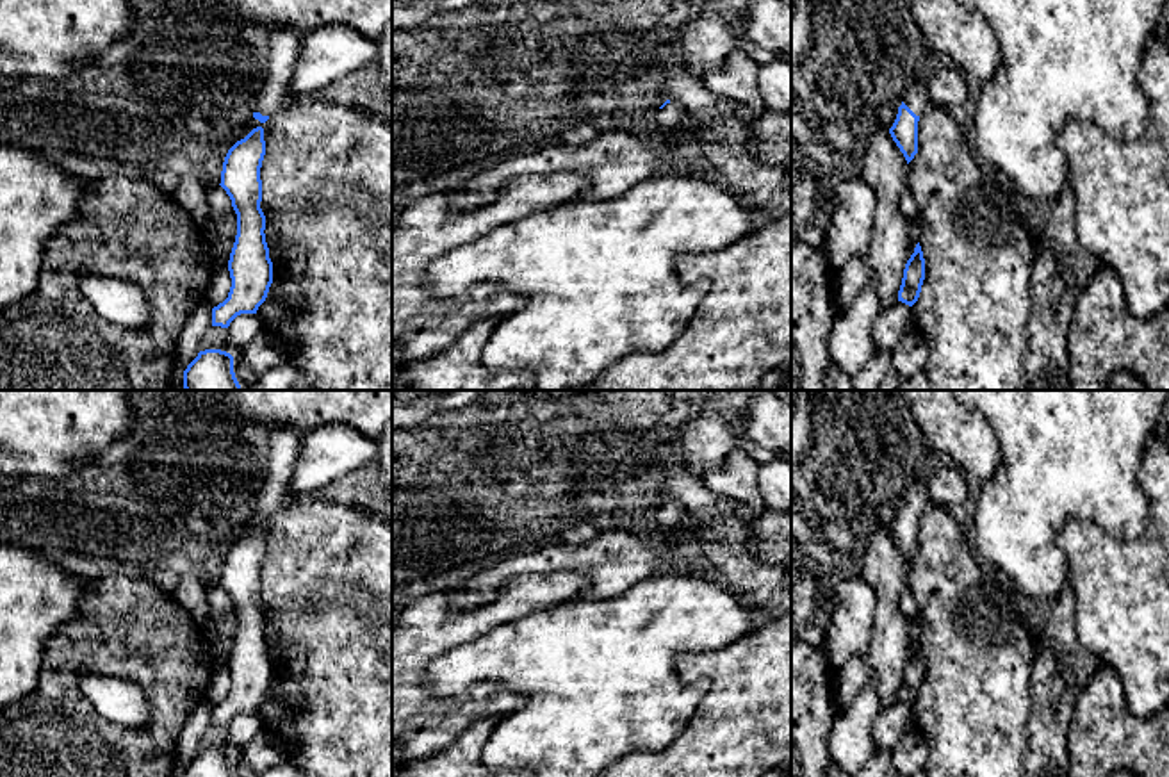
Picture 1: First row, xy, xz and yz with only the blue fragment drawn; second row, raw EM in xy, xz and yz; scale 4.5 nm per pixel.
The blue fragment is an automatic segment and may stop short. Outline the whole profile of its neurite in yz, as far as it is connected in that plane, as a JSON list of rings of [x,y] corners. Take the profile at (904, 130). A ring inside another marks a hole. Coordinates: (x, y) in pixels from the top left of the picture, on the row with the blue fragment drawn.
[[[918,75],[912,84],[905,89],[902,105],[898,107],[896,119],[889,128],[889,134],[900,151],[903,153],[907,164],[918,153],[918,121],[921,112],[930,105],[927,94],[927,82]]]

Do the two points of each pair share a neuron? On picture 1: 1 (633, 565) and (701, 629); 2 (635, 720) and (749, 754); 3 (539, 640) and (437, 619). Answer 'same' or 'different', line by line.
1: different
2: different
3: different

